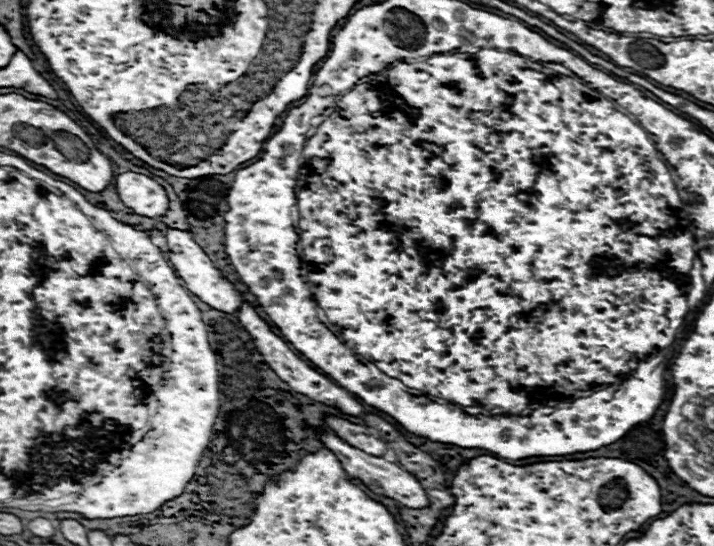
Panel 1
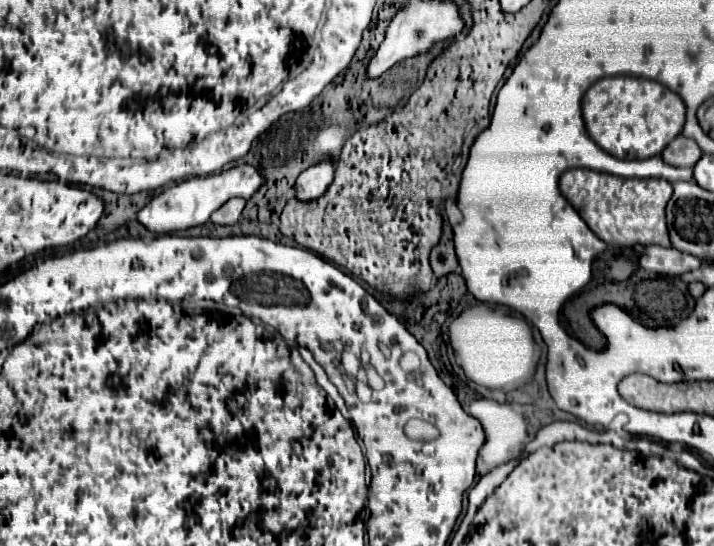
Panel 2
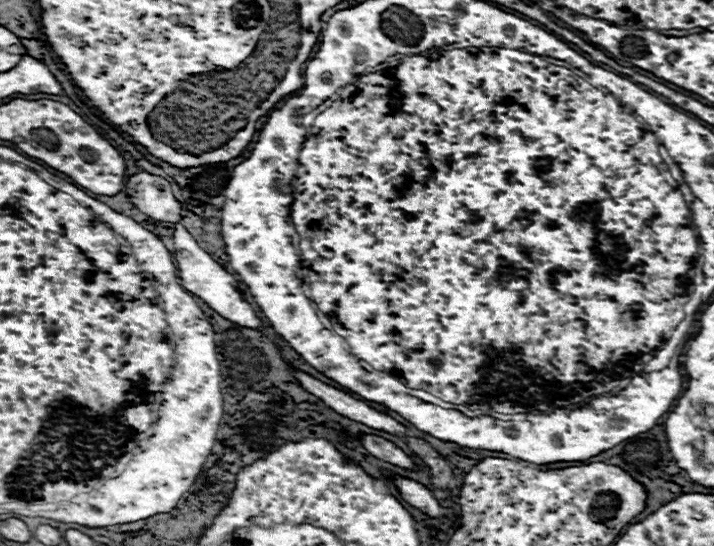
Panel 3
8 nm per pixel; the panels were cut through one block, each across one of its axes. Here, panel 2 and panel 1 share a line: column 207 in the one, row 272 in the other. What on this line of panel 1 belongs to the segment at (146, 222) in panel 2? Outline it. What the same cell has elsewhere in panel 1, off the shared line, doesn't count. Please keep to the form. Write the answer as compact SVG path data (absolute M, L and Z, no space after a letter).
M170 228L166 232L166 240L168 240L168 260L174 266L178 278L182 278L186 282L186 290L190 290L192 294L196 294L204 304L208 304L214 310L222 310L226 314L238 314L244 298L242 294L236 290L236 286L224 278L224 274L214 266L214 262L208 258L208 254L192 240L190 232L184 230L176 230Z

